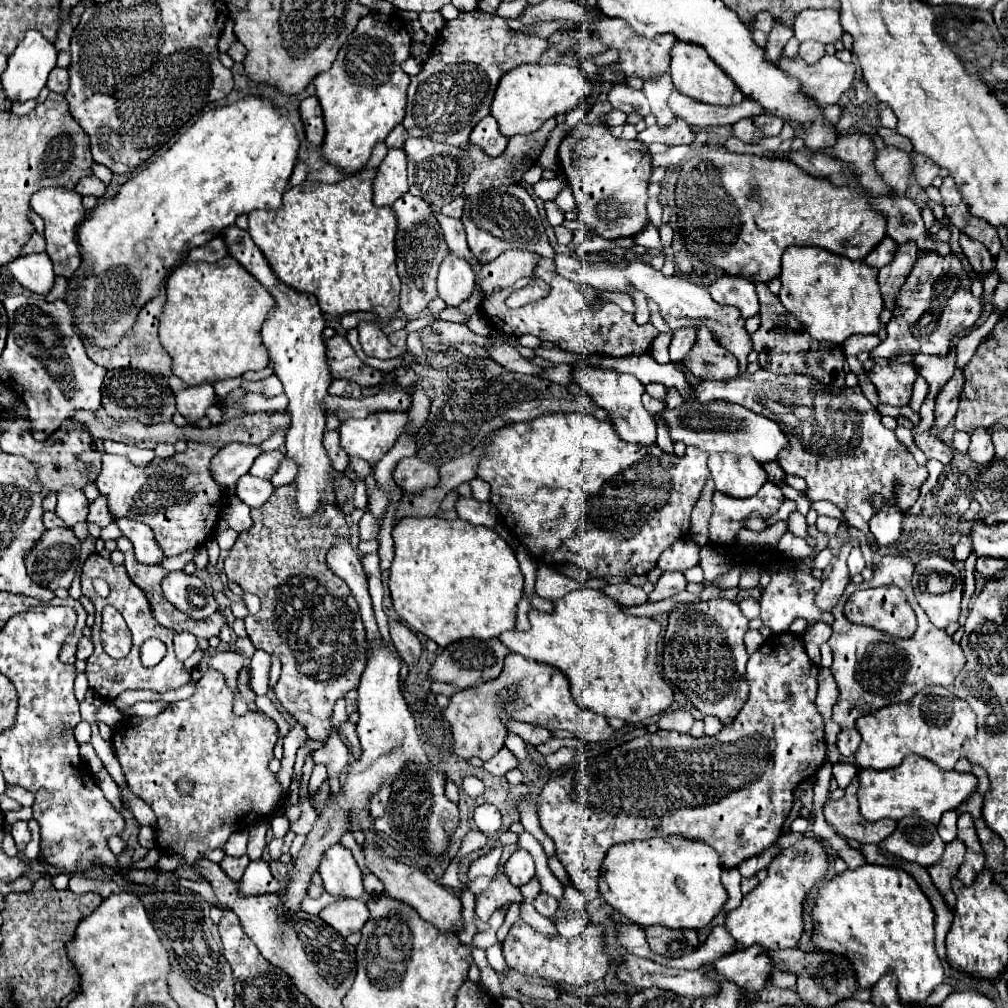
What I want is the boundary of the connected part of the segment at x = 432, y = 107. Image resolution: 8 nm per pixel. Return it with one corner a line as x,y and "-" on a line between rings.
478,9
460,13
444,25
422,71
412,77
402,125
410,137
430,137
432,141
464,147
474,125
490,113
500,77
522,63
538,63
548,47
548,39
514,31
508,27
508,21
498,15

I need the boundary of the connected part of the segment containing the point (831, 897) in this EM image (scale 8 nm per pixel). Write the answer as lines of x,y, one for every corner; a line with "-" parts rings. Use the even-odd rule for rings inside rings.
864,865
860,869
848,869
842,875
836,875
818,889
812,919
816,923
816,935
812,939
816,949
842,953
852,959
856,967
856,979
862,989
872,987
882,975
894,973
898,979
898,995
904,1001
922,1003
938,985
944,983
944,967
934,949
936,913
914,877
902,869

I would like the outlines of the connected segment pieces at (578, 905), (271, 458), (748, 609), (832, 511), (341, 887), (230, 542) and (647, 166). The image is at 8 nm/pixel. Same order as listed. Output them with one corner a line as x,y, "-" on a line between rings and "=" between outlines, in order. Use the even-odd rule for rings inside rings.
568,883
564,889
564,901
574,909
574,913
582,913
586,909
584,897
576,891
576,887
572,887
572,883
=
278,449
262,453
260,457
256,457
254,465
250,467
250,475
262,477
262,479
272,479
272,475
276,473
278,465
282,463
282,459
284,459
284,453
280,453
=
742,599
738,605
740,605
742,613
744,613
748,619
756,619
758,613
760,613
760,609
758,609
758,601
754,601
754,599
=
814,501
812,503
812,509
816,509
818,515
828,515
828,517
836,517
836,519
842,519
844,521
842,511
834,503
830,503
830,501
=
342,843
332,845
318,867
328,893
344,895
348,899
360,899
364,893
362,873
352,857
352,851
=
228,527
228,529
224,529
224,531
220,531
218,535
216,535
216,541
218,541
218,545
220,545
220,549
232,549
234,547
234,543
236,543
236,539
240,537
240,533
238,531
234,531
232,527
=
596,101
588,109
584,121
562,139
558,147
558,161
574,191
580,221
596,229
604,239
622,239
634,237
646,227
652,157
642,141
616,139
610,133
604,117
608,111
612,111
610,103

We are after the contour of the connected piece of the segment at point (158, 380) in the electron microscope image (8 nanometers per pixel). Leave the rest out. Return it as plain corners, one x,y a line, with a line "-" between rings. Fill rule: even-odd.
118,369
118,371
108,371
102,387
102,409
106,415
112,419
124,421
124,419
138,419
144,425
152,423
164,423
172,421
172,415
176,411
174,403
174,393
170,391
166,377
162,375
148,375
142,371
132,371
132,369

